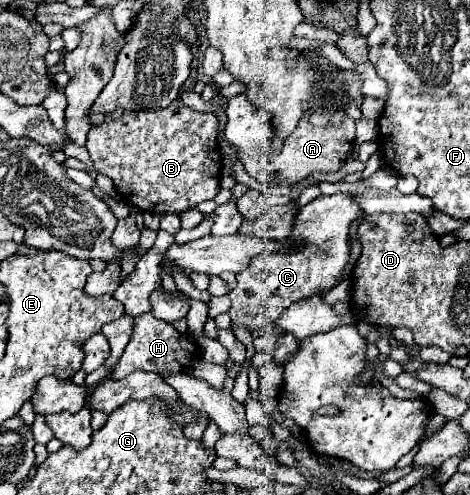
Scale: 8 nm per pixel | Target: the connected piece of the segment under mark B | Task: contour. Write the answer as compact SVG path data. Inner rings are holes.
M180 100L158 112L120 116L108 128L92 128L88 154L98 174L110 176L118 196L144 212L182 214L204 200L214 200L220 190L222 154L216 140L218 118L194 112Z

